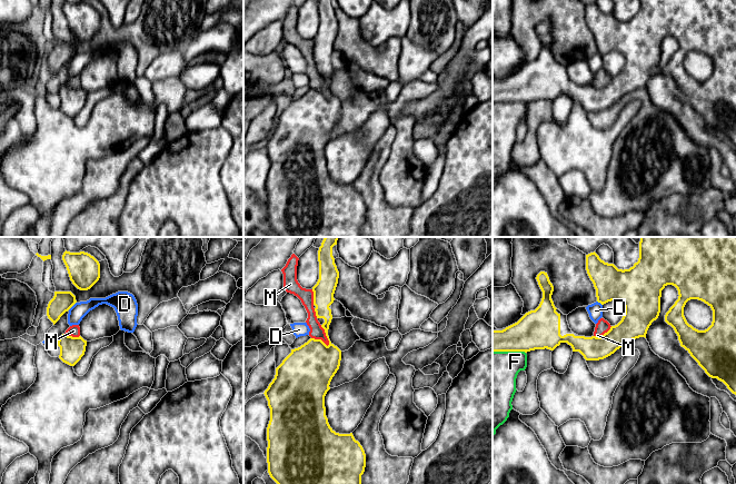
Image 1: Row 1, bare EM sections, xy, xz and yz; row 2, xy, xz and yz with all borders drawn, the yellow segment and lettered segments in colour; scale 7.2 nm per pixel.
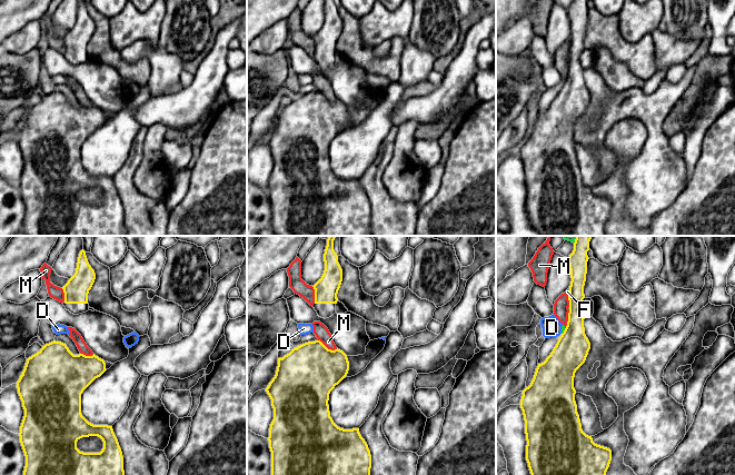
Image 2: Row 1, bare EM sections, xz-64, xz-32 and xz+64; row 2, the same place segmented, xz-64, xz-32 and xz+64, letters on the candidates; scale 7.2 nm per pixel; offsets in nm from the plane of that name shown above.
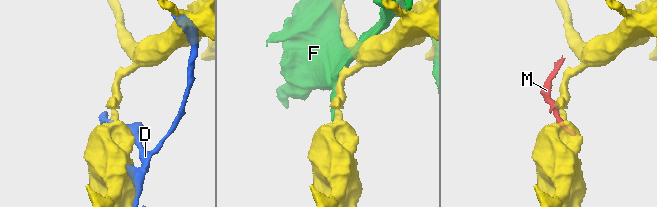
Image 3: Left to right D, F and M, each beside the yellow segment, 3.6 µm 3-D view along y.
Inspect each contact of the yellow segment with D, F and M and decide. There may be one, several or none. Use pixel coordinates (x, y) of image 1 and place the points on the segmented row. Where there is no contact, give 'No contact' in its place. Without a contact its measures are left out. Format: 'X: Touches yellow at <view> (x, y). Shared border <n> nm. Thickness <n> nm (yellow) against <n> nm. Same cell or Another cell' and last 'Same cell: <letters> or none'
D: Touches yellow at xy (71, 306). Shared border 90 nm. Thickness 150 nm (yellow) against 110 nm. Another cell
F: Touches yellow at yz (509, 351). Shared border 240 nm. Thickness 280 nm (yellow) against 340 nm. Another cell
M: Touches yellow at xz (326, 335). Shared border 170 nm. Thickness 340 nm (yellow) against 100 nm. Another cell
Same cell: none

